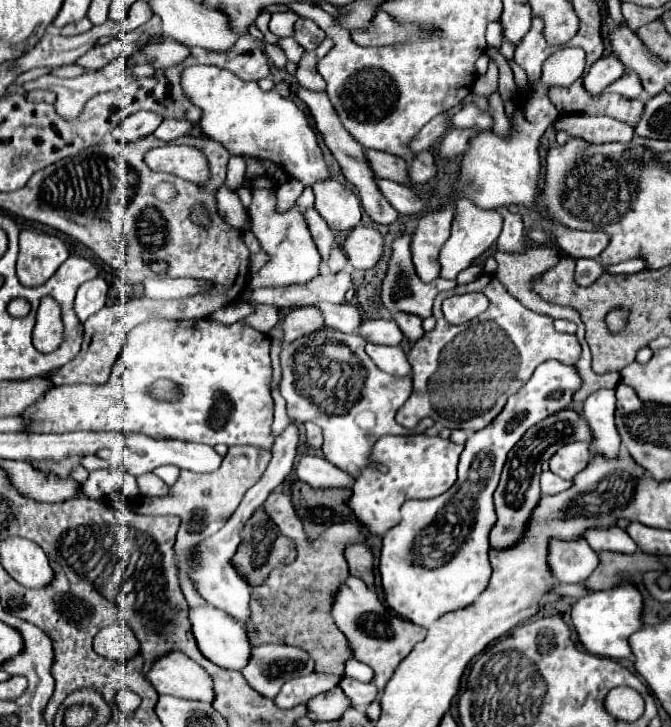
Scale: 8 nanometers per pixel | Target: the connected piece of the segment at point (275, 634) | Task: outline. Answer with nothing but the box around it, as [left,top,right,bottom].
[246,493,374,677]

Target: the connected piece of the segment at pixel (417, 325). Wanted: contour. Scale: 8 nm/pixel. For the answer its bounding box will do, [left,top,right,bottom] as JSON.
[394,313,424,345]

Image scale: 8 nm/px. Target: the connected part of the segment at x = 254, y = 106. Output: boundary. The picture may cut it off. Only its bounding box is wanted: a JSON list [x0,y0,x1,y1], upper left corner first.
[182,65,328,185]

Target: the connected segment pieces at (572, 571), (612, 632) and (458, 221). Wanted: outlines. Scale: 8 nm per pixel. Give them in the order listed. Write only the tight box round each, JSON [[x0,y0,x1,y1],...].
[[548,539,598,583],[572,585,642,659],[438,199,502,279]]

